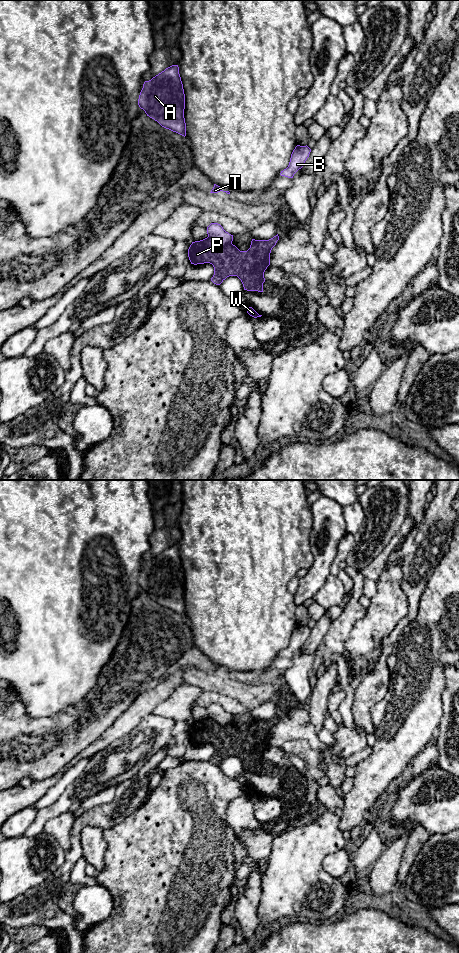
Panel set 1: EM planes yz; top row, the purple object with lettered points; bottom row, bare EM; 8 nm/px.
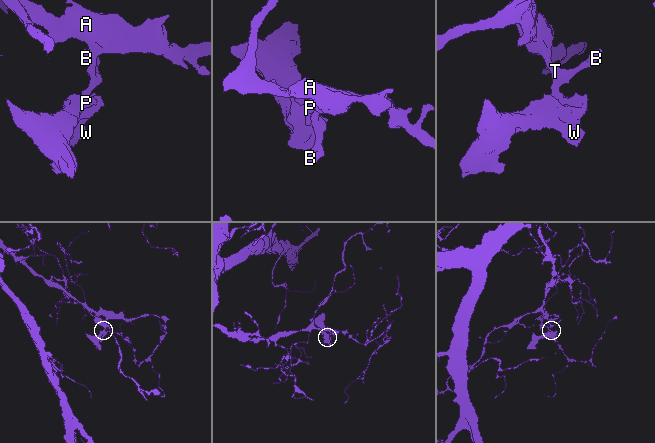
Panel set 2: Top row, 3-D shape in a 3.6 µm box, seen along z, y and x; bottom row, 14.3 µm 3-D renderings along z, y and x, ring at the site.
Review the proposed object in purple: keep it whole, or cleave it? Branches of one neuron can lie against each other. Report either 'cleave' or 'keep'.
cleave

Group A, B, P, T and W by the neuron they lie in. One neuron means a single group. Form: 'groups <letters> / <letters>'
groups A B T / P W

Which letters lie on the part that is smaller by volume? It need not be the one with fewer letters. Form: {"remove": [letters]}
{"remove": ["P", "W"]}

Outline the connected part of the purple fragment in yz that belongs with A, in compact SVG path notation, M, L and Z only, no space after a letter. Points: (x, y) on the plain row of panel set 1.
M172 545L145 561L138 585L162 607L186 616L185 574L178 545Z

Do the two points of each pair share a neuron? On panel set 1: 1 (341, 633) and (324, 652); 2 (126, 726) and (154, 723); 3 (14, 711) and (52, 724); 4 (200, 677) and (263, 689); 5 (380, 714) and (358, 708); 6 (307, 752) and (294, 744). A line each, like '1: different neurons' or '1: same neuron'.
1: same neuron
2: different neurons
3: same neuron
4: same neuron
5: different neurons
6: same neuron

